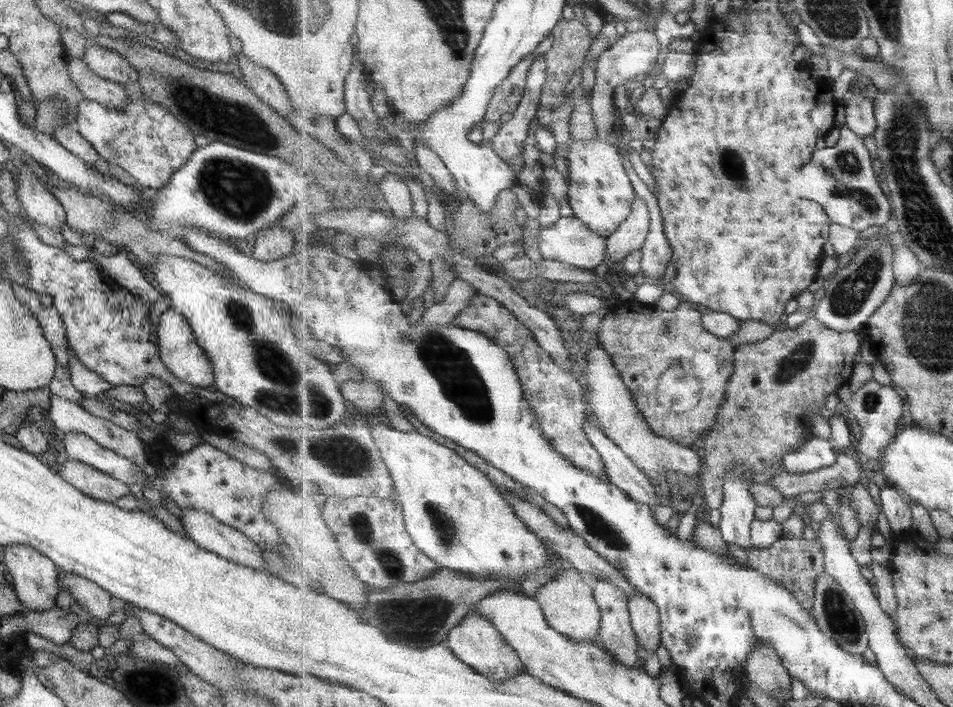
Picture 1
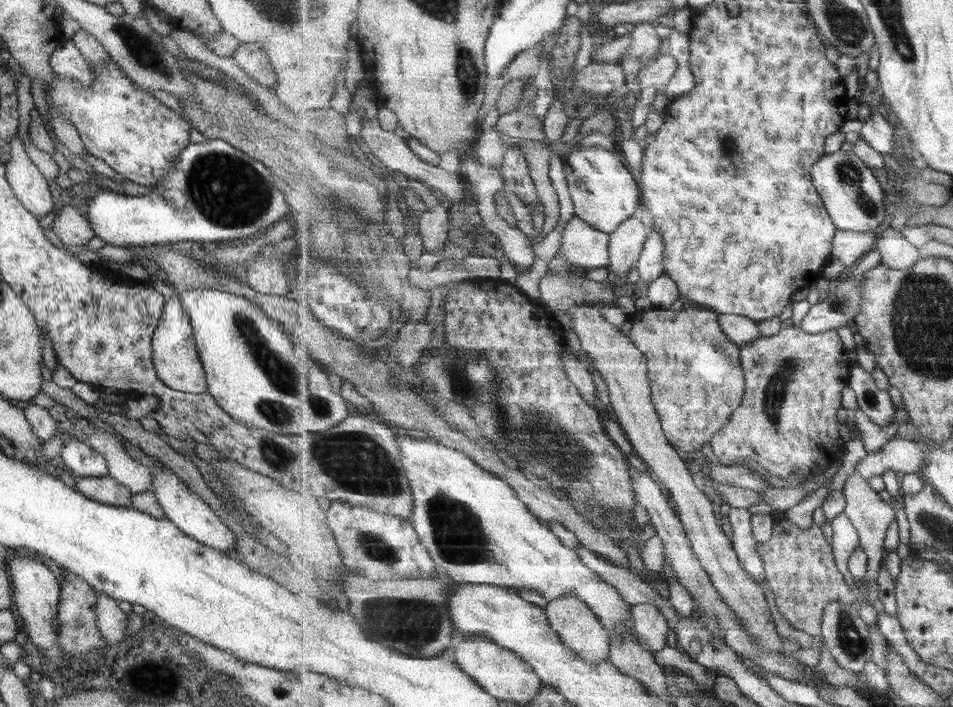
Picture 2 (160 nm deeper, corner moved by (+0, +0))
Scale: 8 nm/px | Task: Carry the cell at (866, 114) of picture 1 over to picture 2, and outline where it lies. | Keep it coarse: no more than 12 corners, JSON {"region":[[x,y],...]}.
{"region":[[880,113],[862,122],[862,138],[880,154],[897,156],[895,126]]}

